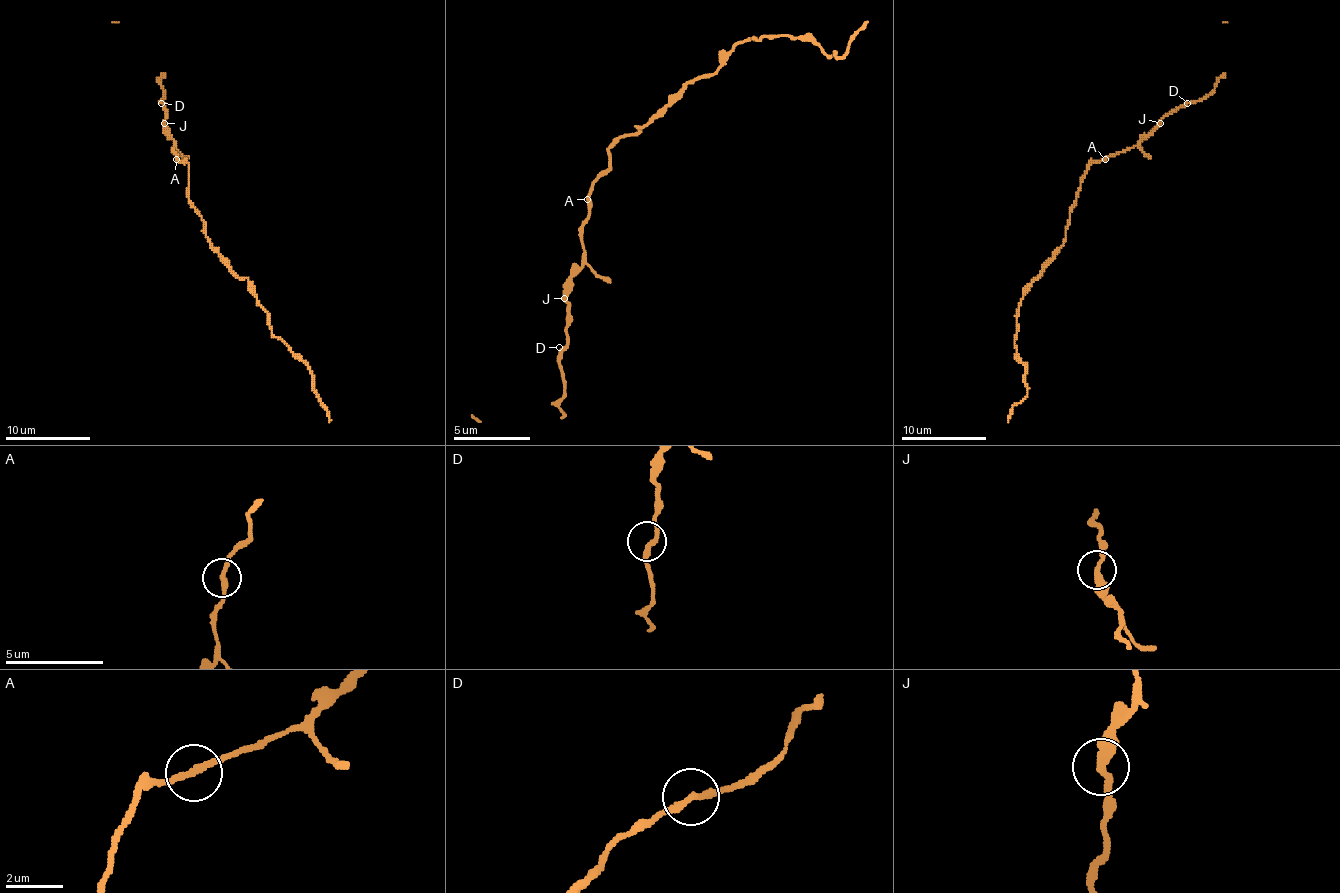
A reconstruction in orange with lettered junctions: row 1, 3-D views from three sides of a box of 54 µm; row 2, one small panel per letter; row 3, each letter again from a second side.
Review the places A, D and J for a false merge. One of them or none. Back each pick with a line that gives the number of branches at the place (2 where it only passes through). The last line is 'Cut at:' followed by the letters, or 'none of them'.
Cut at: none of them

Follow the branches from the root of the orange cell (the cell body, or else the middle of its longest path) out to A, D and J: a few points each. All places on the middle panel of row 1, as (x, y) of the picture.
A: (617, 142), (610, 146), (610, 169), (594, 185), (586, 200)
D: (617, 142), (610, 146), (610, 169), (590, 193), (583, 266), (567, 289), (567, 343), (559, 347)
J: (617, 142), (610, 146), (610, 169), (590, 193), (590, 216), (583, 227), (583, 266), (571, 278), (563, 297)

